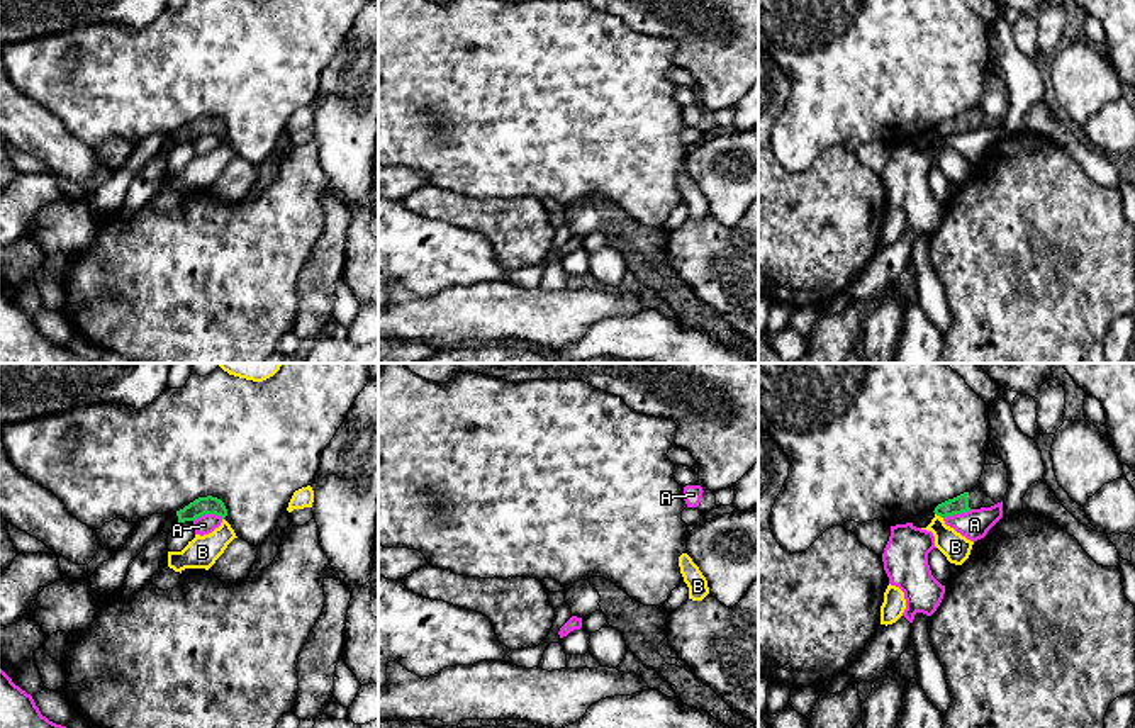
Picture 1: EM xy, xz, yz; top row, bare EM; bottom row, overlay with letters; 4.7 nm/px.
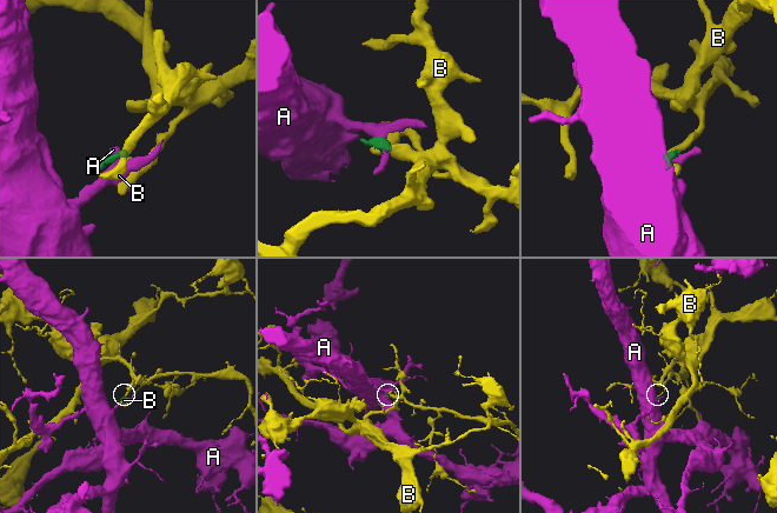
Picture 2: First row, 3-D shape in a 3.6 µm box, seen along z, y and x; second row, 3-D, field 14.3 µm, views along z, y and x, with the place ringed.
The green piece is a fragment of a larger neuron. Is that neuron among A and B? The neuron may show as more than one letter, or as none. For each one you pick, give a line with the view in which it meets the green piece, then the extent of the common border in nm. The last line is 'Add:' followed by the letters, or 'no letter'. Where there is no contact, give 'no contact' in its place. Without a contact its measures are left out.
Add: no letter

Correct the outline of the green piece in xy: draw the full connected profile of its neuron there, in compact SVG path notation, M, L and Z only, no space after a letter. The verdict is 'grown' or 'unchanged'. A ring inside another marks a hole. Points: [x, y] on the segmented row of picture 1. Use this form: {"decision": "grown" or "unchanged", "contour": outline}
{"decision": "unchanged", "contour": "M207 496L207 497L198 497L183 509L176 511L178 523L195 521L204 514L215 514L224 519L227 516L227 509L221 499Z"}

